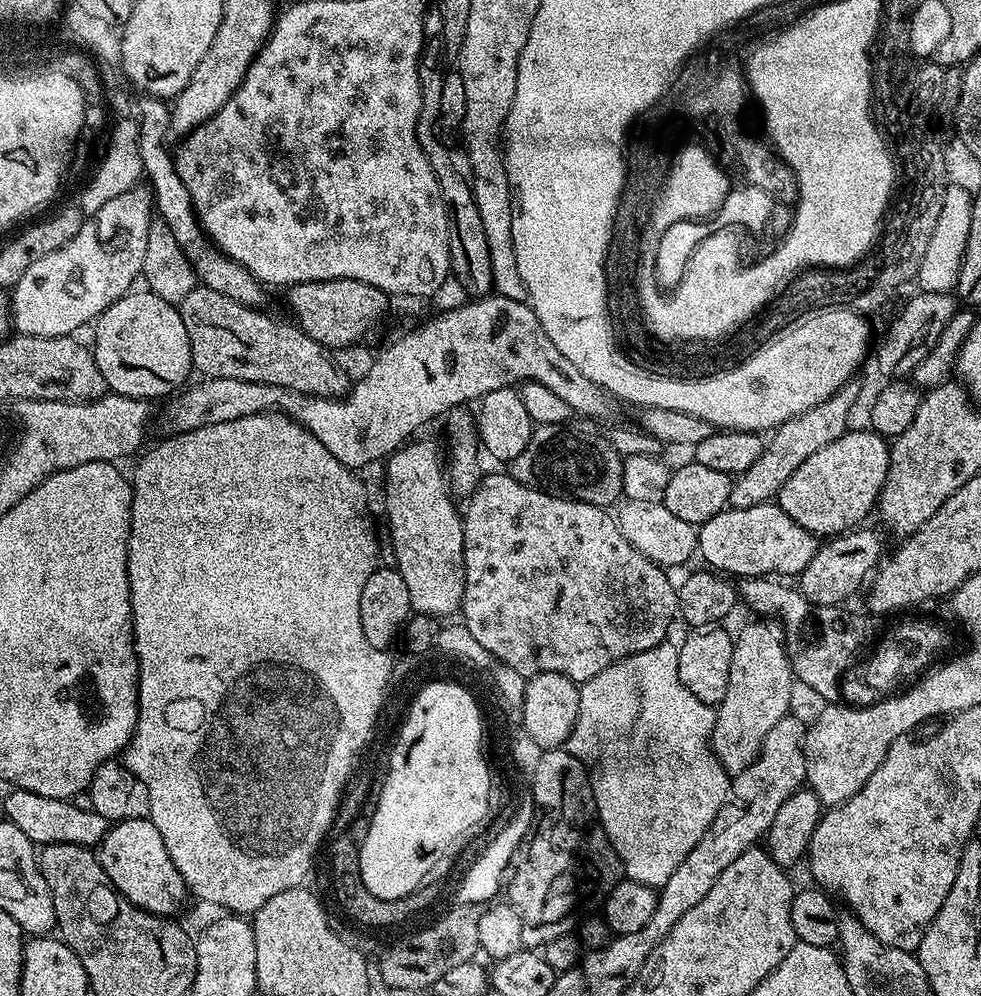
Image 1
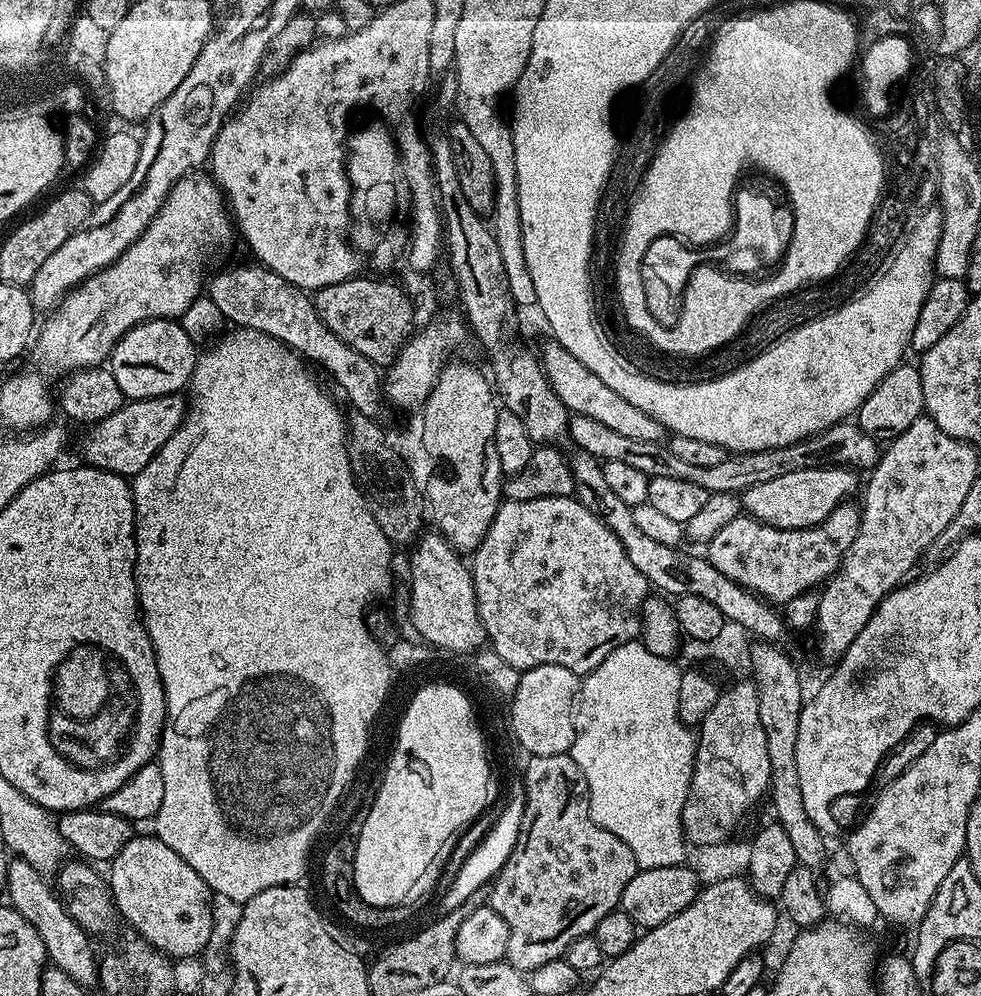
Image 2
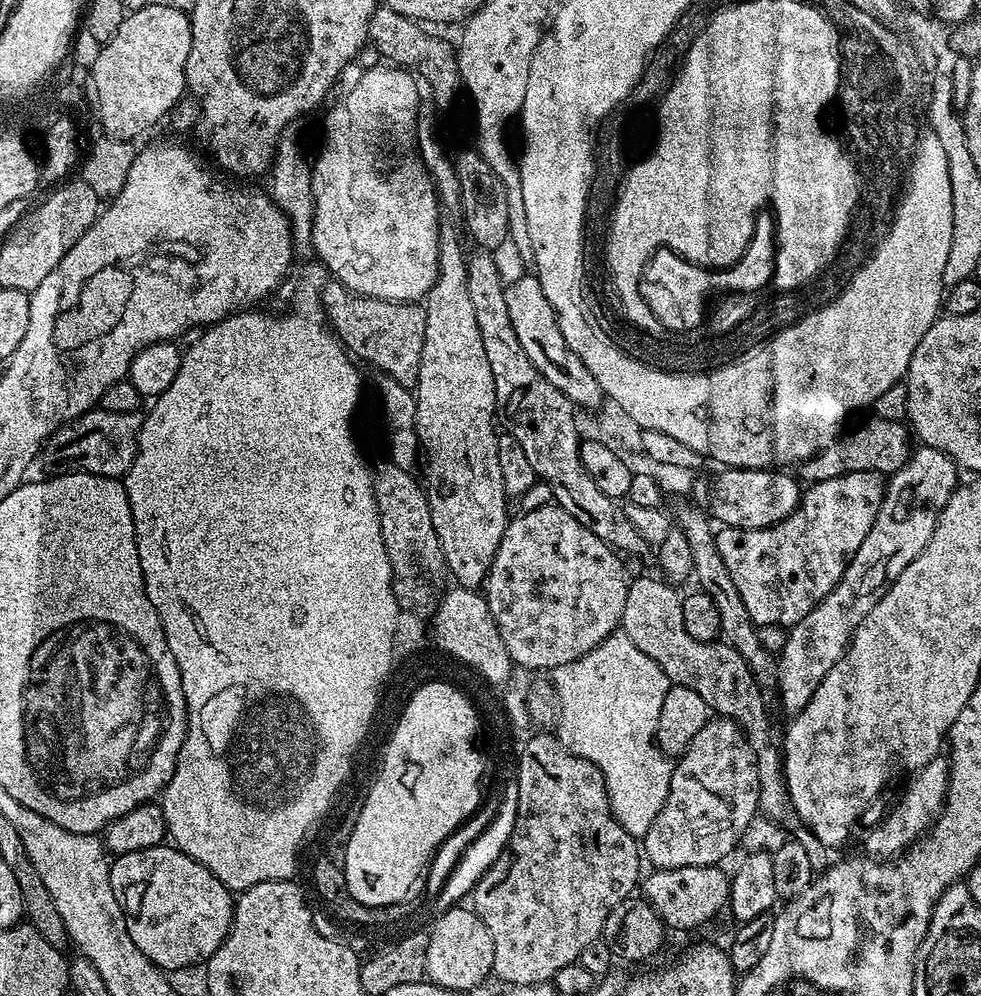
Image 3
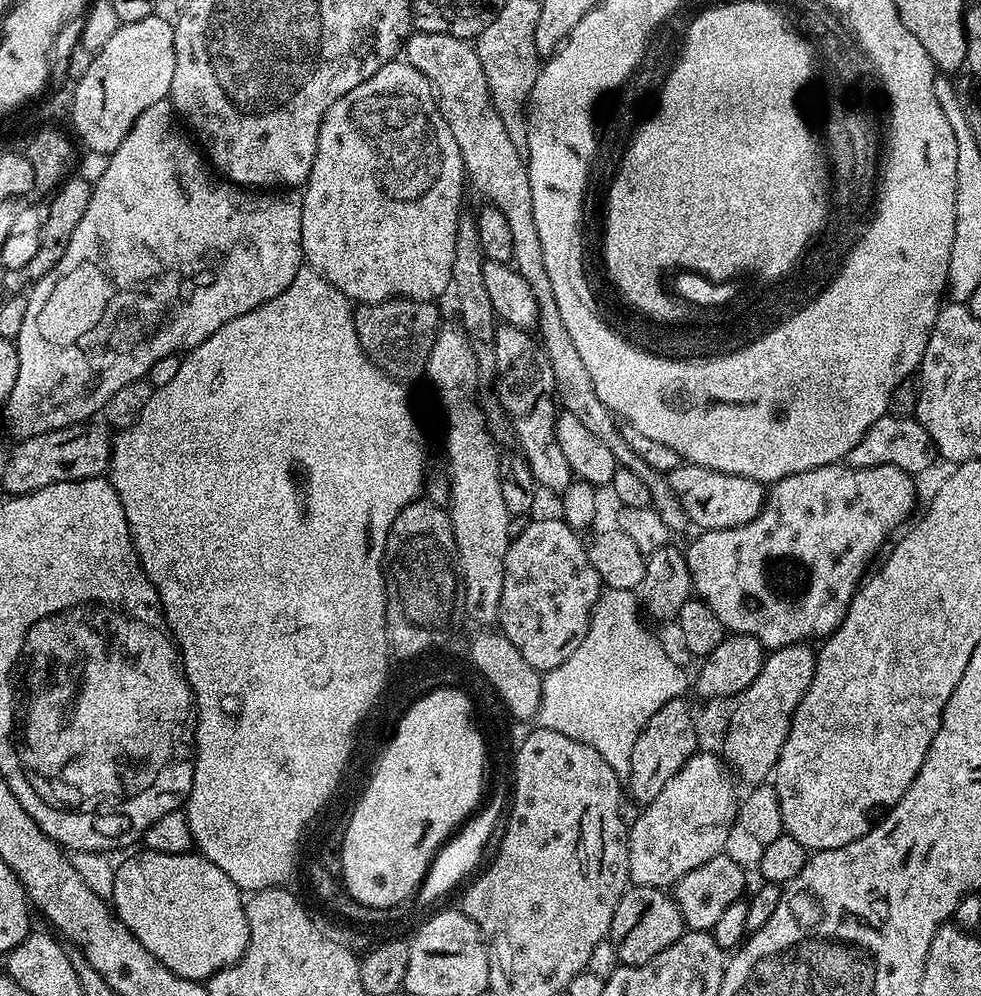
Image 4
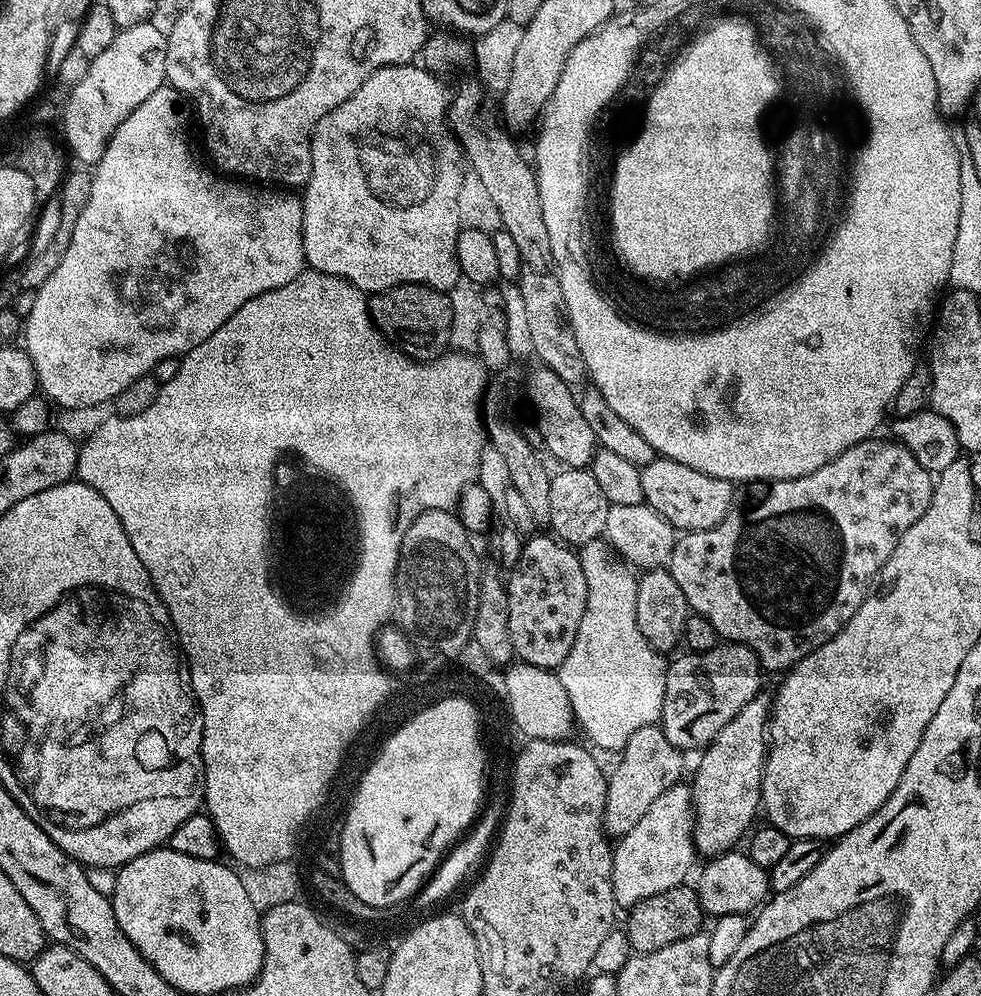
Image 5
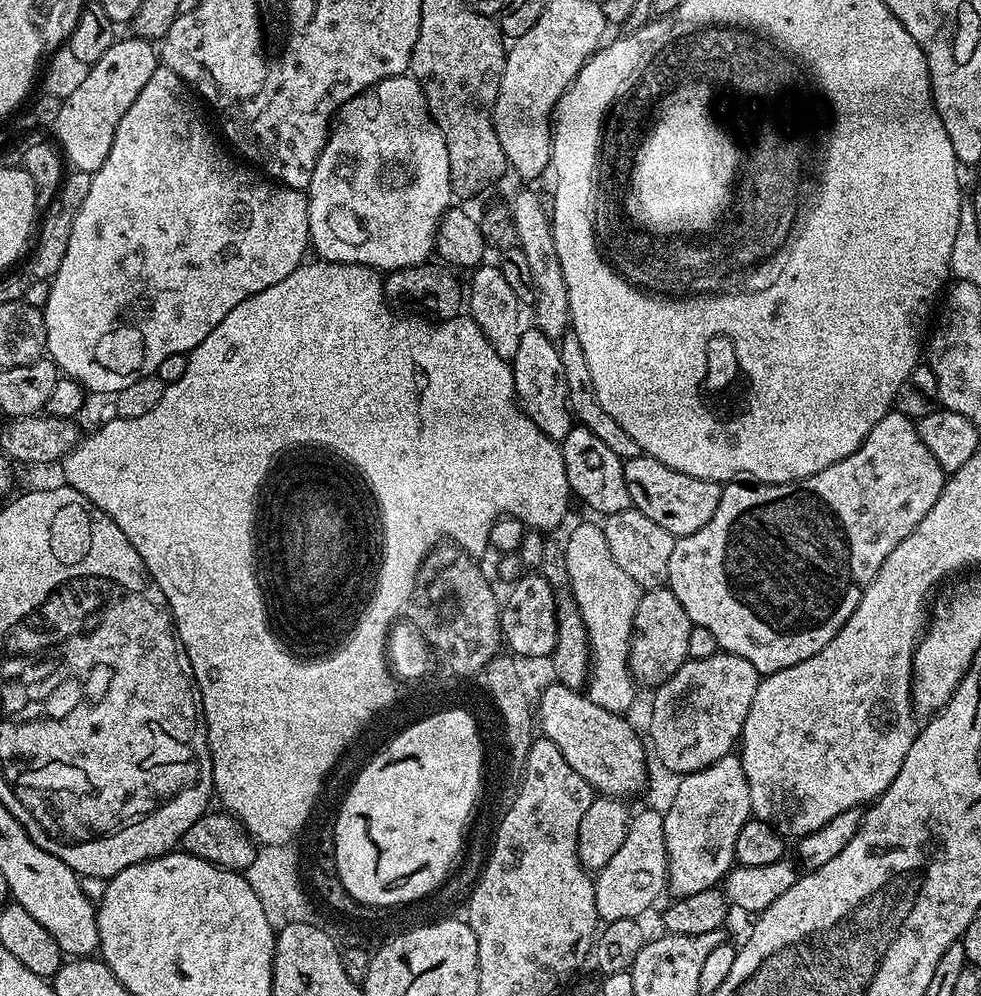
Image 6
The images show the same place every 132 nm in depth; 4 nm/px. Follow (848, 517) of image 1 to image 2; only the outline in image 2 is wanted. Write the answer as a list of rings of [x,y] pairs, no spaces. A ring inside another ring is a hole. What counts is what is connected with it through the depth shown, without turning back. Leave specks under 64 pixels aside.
[[[803,468],[802,470],[794,470],[794,474],[782,474],[782,478],[774,478],[770,482],[762,482],[759,486],[750,486],[742,494],[742,508],[749,516],[753,516],[760,524],[768,524],[771,528],[785,528],[786,530],[798,530],[799,528],[812,528],[816,524],[821,524],[839,504],[845,503],[849,498],[855,497],[858,492],[858,484],[856,488],[857,473],[851,468]]]

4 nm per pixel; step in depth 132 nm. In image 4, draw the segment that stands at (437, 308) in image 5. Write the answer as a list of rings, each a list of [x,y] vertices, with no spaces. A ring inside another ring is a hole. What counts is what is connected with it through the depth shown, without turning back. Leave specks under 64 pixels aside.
[[[393,298],[383,300],[380,304],[362,304],[353,311],[354,326],[358,334],[358,342],[372,364],[379,366],[382,371],[394,380],[409,382],[425,375],[428,371],[430,350],[434,350],[436,336],[440,333],[442,321],[437,305],[431,300],[409,300]]]

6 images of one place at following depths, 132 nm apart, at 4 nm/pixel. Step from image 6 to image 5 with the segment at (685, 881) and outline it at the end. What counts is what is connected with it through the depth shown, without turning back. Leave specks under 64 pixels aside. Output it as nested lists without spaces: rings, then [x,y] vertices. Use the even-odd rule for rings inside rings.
[[[762,690],[754,698],[750,698],[750,702],[746,702],[746,706],[742,706],[742,710],[738,710],[738,714],[734,714],[734,718],[730,718],[730,722],[726,722],[722,730],[718,730],[715,740],[703,749],[701,756],[704,757],[696,768],[696,777],[690,780],[694,809],[692,843],[696,845],[701,857],[711,858],[719,856],[721,852],[733,851],[737,847],[736,842],[740,838],[742,840],[753,827],[752,819],[756,812],[758,816],[761,811],[760,787],[764,777],[764,758],[768,755],[768,722],[771,711],[772,696]]]

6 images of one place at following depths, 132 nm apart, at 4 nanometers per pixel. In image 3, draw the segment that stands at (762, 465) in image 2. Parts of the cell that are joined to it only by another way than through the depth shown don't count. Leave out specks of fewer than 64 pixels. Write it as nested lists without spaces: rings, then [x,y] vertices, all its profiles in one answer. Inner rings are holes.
[[[873,415],[861,428],[856,428],[853,432],[845,431],[833,444],[826,446],[826,450],[802,461],[798,466],[798,476],[801,481],[808,484],[817,484],[826,482],[826,478],[838,478],[842,474],[859,472],[891,474],[897,472],[908,461],[913,451],[914,444],[910,439],[909,429],[901,421],[887,420]]]

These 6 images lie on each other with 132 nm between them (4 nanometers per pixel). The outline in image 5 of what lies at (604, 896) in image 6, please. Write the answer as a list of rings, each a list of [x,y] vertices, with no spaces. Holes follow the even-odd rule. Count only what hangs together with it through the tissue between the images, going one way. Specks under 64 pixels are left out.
[[[681,782],[670,786],[666,794],[658,794],[650,802],[650,810],[642,814],[630,834],[619,837],[612,850],[612,893],[617,905],[627,910],[662,890],[679,888],[685,883],[692,863],[698,860],[692,843],[692,789]]]

